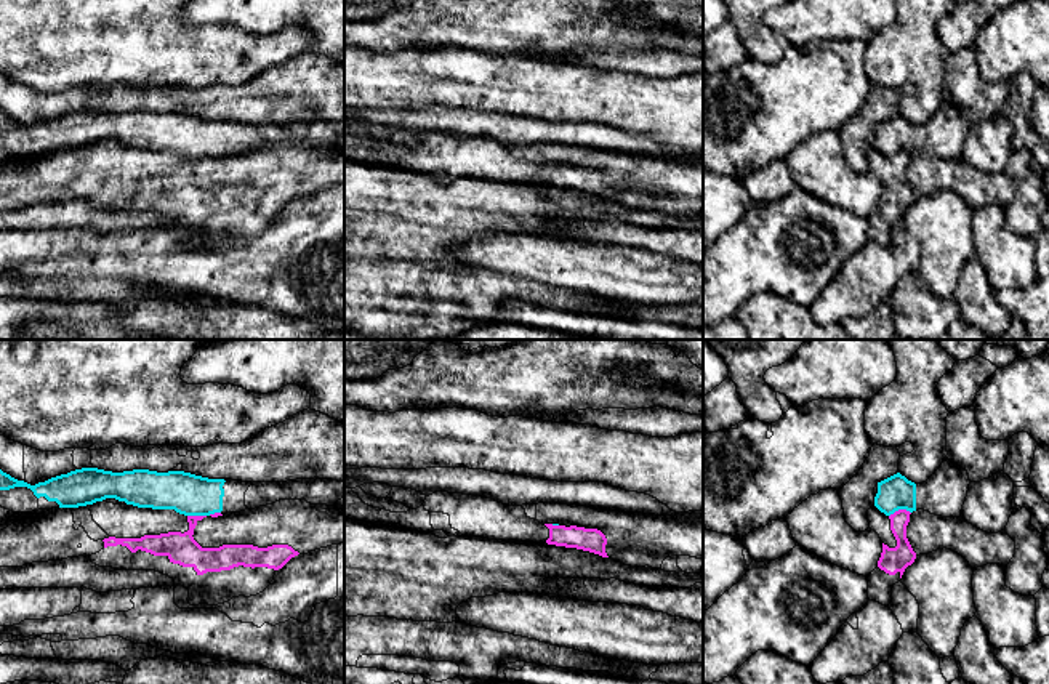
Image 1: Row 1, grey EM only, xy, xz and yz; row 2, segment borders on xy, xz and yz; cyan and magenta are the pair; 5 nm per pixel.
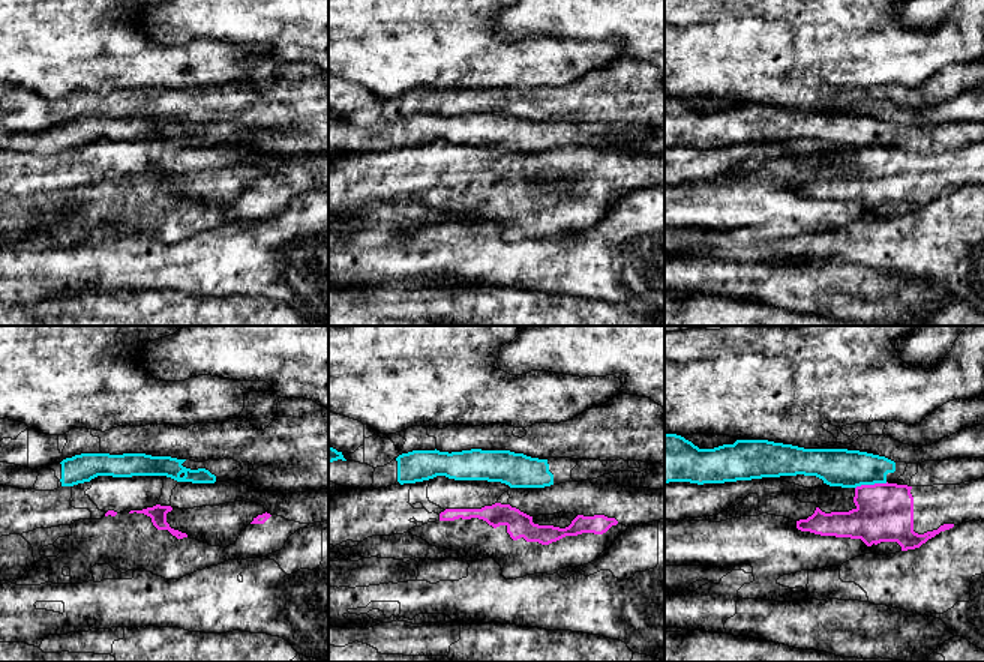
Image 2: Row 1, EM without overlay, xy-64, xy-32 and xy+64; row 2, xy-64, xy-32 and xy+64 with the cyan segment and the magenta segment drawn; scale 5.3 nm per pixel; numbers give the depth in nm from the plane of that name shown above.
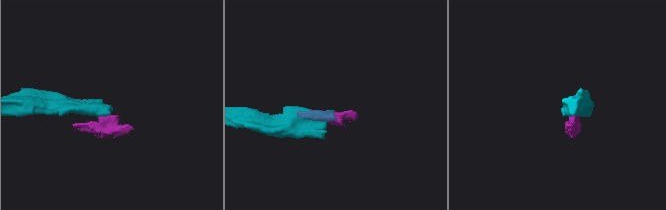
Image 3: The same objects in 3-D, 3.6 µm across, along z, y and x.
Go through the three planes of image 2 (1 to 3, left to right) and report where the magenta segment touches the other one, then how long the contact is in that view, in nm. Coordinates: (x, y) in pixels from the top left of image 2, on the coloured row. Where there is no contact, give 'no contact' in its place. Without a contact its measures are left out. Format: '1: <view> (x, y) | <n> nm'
1: no contact
2: no contact
3: xy+64 (870, 484) | 180 nm

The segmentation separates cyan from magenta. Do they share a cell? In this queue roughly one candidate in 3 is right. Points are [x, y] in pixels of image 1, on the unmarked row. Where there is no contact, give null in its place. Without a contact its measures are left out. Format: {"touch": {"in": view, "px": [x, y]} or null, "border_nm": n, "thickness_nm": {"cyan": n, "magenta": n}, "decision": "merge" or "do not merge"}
{"touch": {"in": "yz", "px": [899, 149]}, "border_nm": 110, "thickness_nm": {"cyan": 170, "magenta": 120}, "decision": "do not merge"}

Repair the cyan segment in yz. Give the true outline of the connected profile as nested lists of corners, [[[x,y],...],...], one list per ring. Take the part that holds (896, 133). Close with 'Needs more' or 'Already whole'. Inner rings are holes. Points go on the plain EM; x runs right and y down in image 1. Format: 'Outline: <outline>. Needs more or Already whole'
Outline: [[[945,99],[922,125],[914,125],[900,114],[878,123],[874,147],[886,157],[898,151],[924,151],[942,159],[961,159],[969,125],[967,112]]]. Needs more

